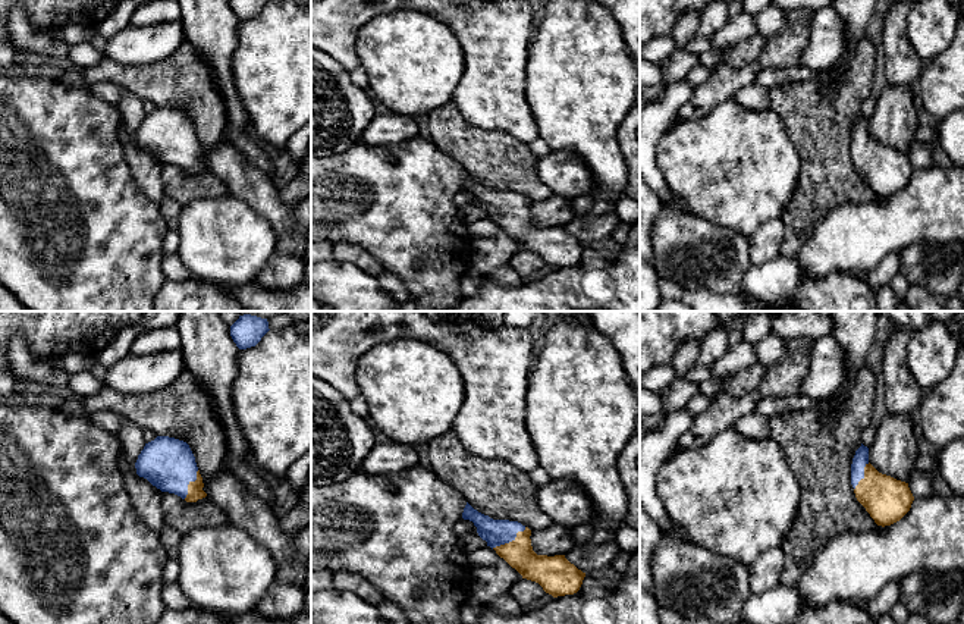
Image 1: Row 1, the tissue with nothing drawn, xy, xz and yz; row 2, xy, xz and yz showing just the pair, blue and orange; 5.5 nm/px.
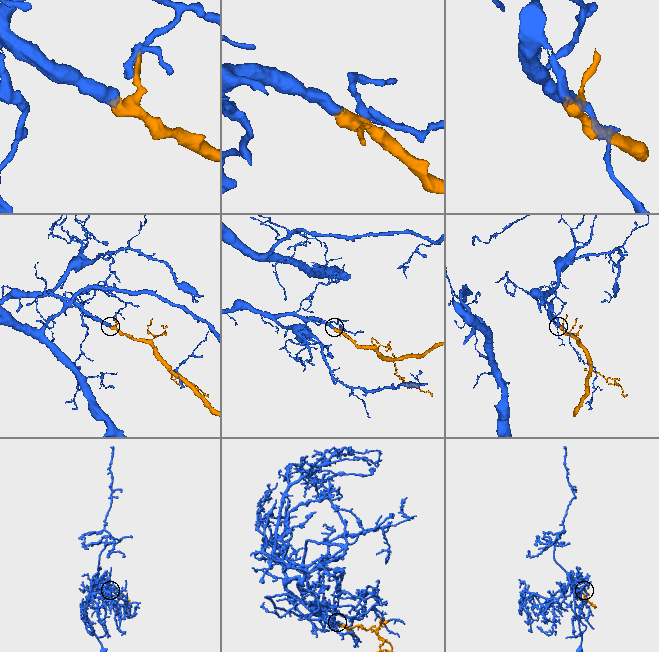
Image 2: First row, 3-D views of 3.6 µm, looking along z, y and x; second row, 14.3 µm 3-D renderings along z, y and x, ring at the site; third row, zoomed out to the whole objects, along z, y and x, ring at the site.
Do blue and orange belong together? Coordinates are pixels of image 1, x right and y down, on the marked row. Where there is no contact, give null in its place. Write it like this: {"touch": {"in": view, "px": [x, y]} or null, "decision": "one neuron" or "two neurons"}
{"touch": {"in": "xz", "px": [509, 541]}, "decision": "one neuron"}

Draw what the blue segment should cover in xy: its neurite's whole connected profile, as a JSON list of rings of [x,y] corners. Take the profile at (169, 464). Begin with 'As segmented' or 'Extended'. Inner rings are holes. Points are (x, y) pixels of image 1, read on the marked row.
Extended. [[[157,436],[145,443],[135,462],[136,474],[161,492],[197,502],[207,496],[189,445],[183,440]]]

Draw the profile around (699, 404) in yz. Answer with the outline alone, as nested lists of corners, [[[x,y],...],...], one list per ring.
[[[697,393],[684,408],[693,416],[697,417],[703,414],[712,404],[712,396]]]

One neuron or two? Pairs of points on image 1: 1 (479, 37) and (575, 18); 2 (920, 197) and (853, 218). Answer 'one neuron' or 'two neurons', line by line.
1: two neurons
2: one neuron

